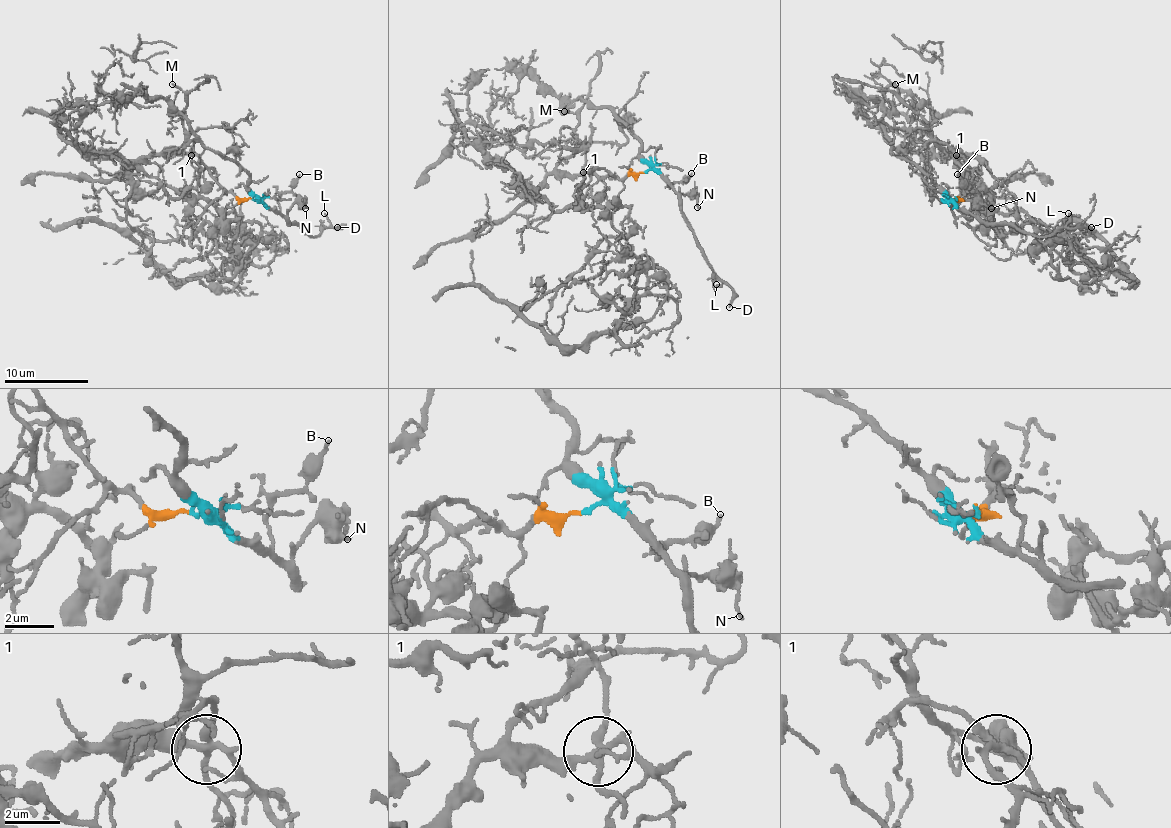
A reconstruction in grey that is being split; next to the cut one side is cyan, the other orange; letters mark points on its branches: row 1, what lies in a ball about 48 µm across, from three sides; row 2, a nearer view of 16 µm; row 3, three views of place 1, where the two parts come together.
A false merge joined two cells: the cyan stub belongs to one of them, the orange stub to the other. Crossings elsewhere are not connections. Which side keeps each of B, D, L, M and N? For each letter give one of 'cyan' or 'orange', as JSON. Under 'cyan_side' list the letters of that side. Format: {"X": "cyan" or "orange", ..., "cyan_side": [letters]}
{"B": "cyan", "D": "cyan", "L": "cyan", "M": "orange", "N": "cyan", "cyan_side": ["B", "D", "L", "N"]}

